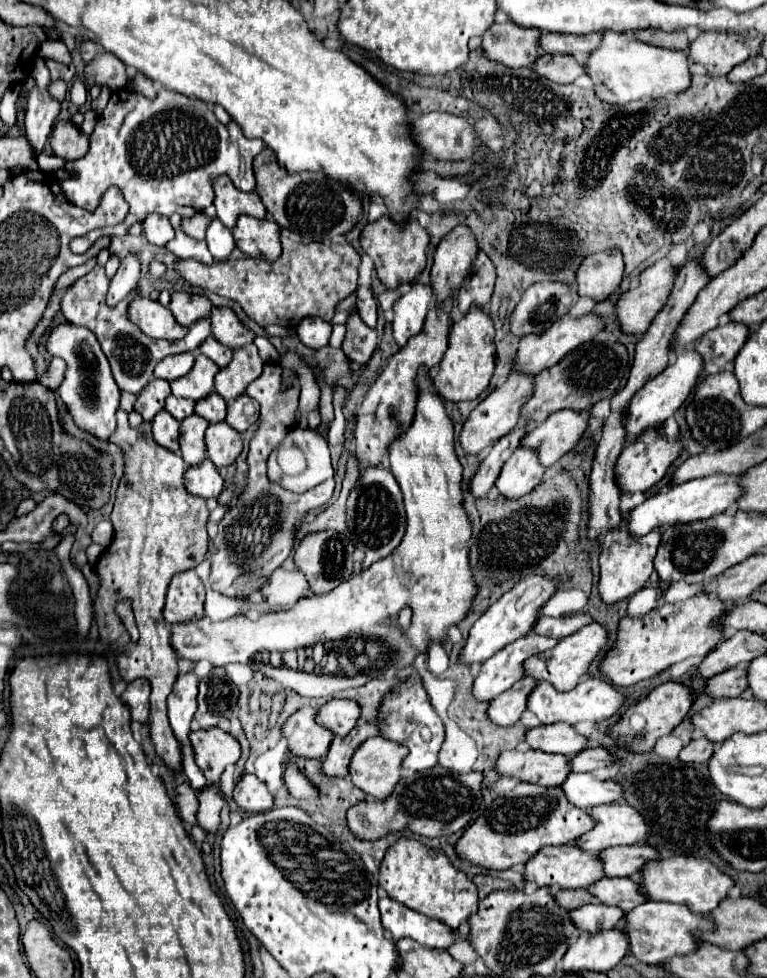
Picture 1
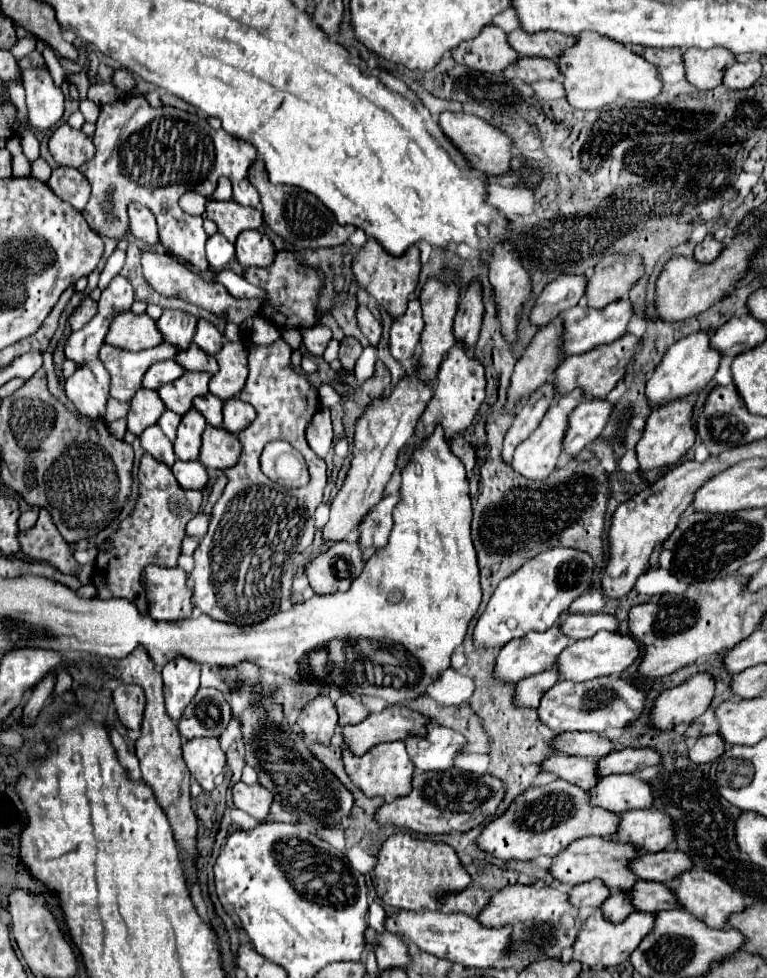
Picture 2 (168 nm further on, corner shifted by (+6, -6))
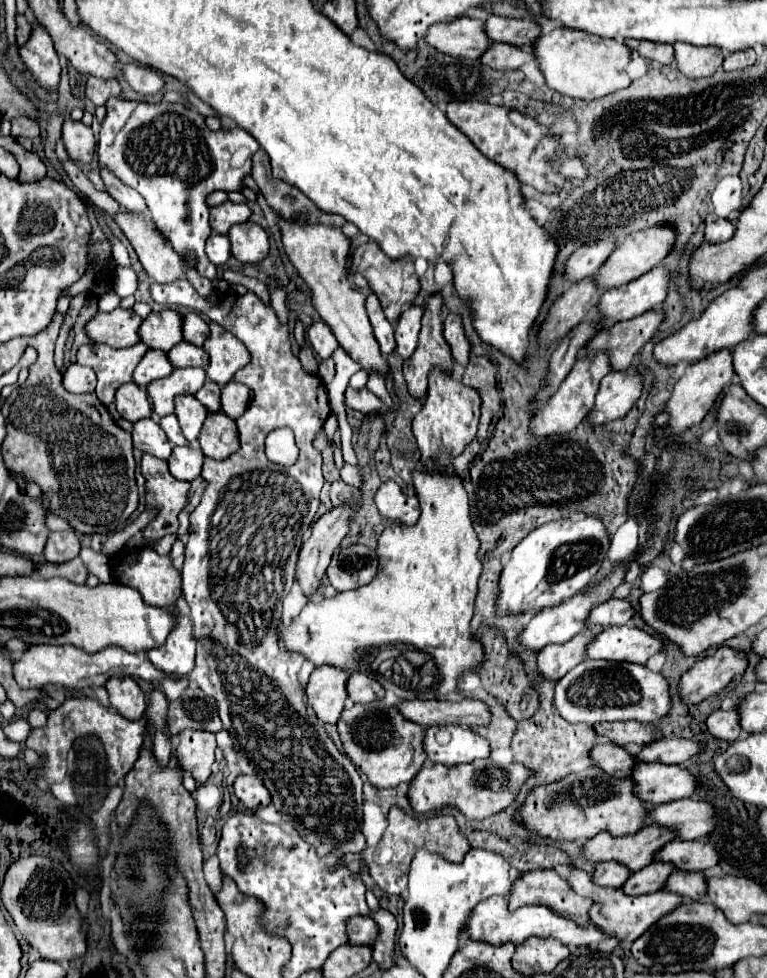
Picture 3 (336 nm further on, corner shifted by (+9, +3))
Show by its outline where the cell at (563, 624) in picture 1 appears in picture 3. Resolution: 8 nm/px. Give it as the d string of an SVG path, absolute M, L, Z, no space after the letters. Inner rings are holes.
M611 598L607 604L599 604L587 618L589 628L607 628L615 624L625 624L631 616L635 616L635 608L629 600Z

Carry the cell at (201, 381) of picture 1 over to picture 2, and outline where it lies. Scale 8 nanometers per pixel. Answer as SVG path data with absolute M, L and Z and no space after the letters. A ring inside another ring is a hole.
M184 373L174 383L166 383L158 389L158 395L162 397L166 409L184 415L192 407L192 399L198 395L208 393L208 373Z

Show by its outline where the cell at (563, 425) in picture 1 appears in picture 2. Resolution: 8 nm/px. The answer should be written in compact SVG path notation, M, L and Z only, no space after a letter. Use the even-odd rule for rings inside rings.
M584 399L574 413L570 413L570 425L562 439L562 451L568 457L576 457L588 443L592 443L608 423L612 405L604 399Z

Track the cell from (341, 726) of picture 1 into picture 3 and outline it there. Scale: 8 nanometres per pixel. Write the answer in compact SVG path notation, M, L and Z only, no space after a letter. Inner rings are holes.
M353 672L347 682L349 700L355 704L369 704L375 700L381 700L385 696L385 688L369 674Z

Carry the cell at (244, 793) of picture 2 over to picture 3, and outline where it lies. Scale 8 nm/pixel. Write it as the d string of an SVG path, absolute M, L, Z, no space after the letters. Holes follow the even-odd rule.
M237 776L235 780L235 796L249 808L249 810L259 810L265 808L271 802L271 796L263 782L257 776Z

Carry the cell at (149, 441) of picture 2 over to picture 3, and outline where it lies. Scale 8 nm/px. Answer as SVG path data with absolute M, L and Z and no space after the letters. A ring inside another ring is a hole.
M143 418L139 422L133 424L133 448L157 456L161 460L167 460L171 456L171 442L167 440L167 436L163 436L163 430L159 428L159 424L151 418Z

